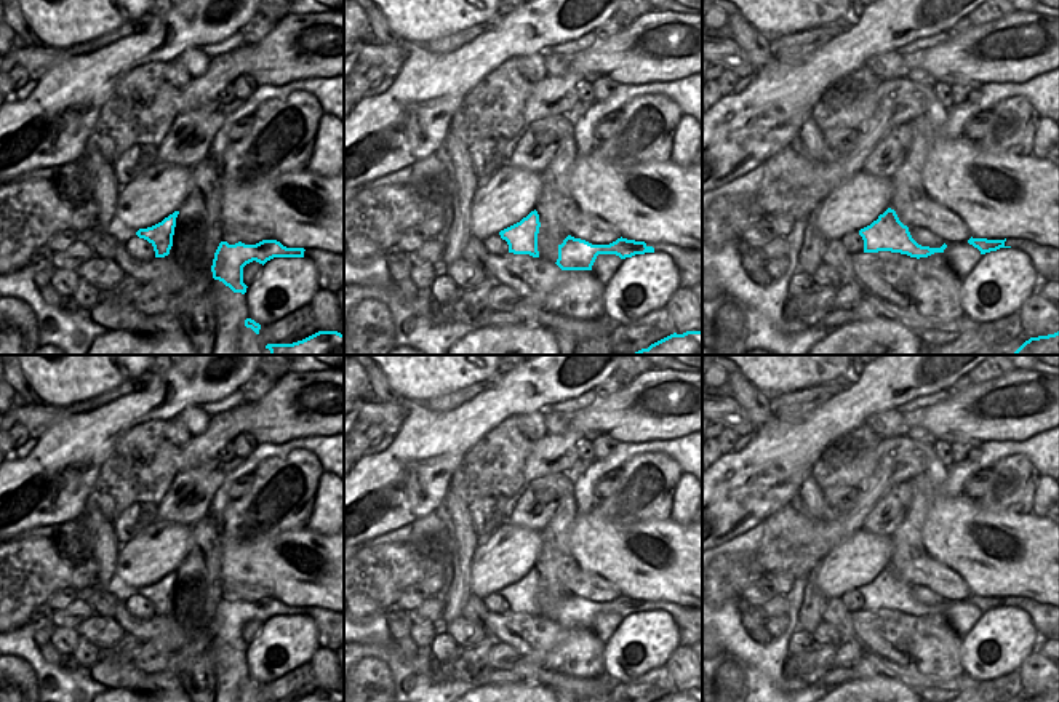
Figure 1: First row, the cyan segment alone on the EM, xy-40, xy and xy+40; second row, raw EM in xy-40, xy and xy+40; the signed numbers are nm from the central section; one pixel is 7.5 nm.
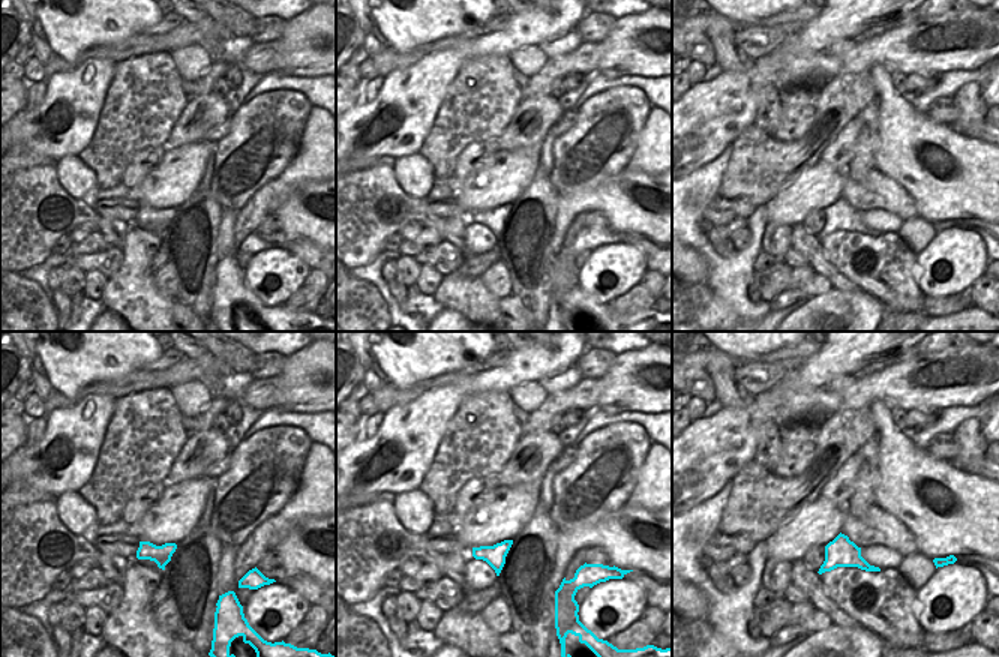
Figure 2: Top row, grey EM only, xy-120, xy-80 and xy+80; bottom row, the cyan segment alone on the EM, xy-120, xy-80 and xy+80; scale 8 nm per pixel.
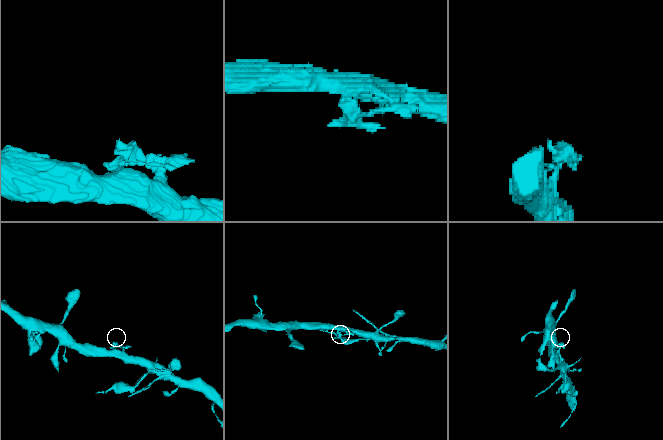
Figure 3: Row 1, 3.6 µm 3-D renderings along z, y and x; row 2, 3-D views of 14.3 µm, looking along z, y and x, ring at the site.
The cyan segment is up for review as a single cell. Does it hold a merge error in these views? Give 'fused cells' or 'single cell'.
single cell

